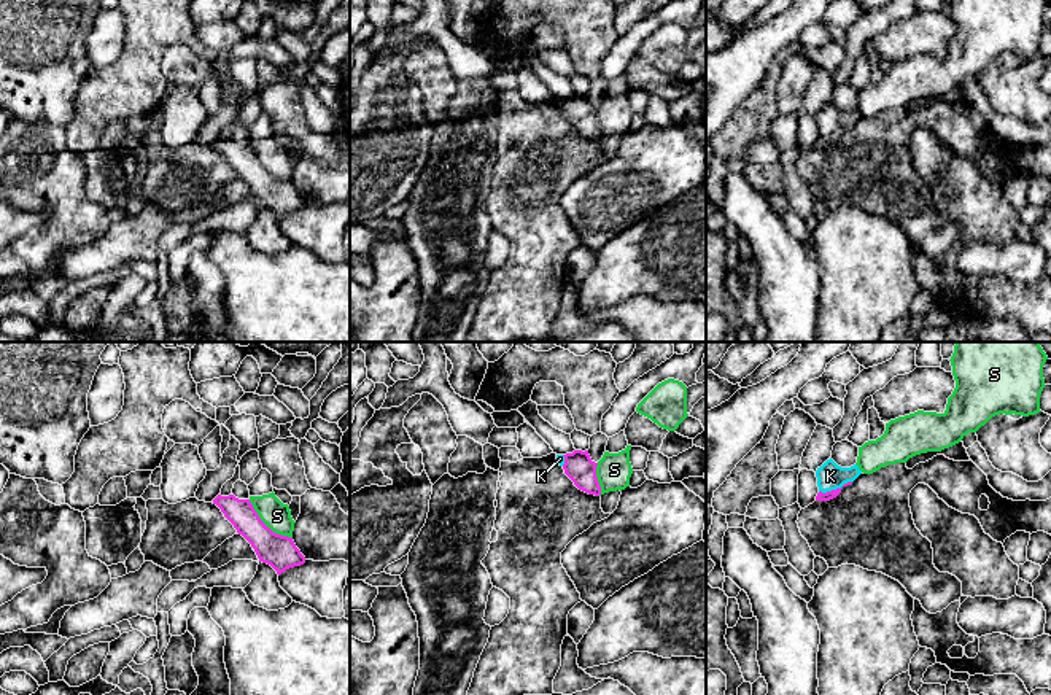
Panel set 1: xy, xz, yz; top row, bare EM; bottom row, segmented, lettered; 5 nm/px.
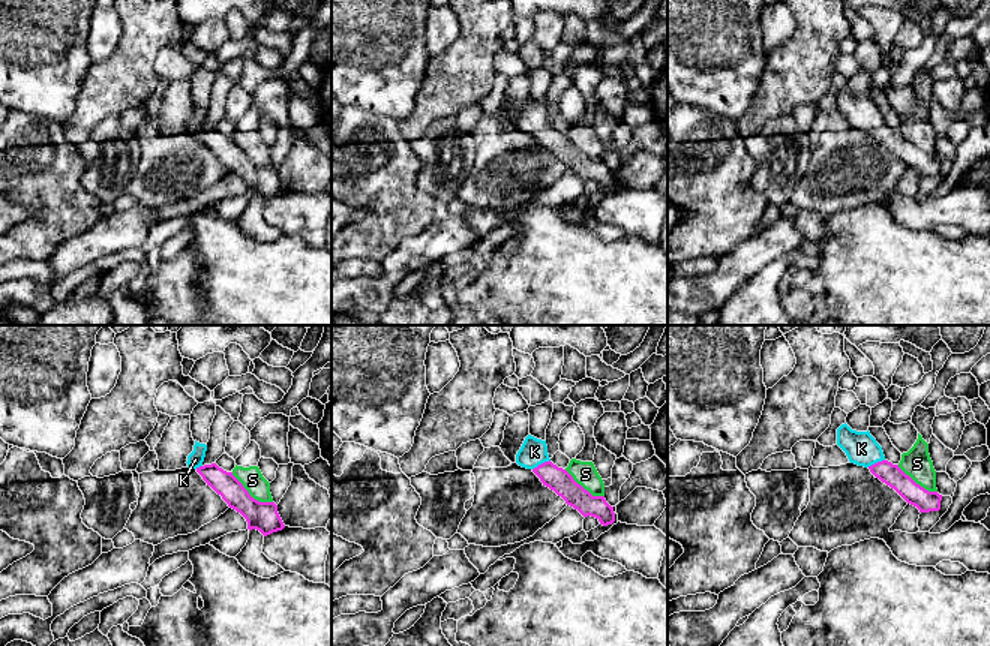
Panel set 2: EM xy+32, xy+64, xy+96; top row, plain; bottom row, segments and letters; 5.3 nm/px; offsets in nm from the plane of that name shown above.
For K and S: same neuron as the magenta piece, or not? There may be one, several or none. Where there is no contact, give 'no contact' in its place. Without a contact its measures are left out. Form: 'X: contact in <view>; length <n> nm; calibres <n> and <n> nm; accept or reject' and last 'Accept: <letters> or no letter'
K: contact in yz; length 180 nm; calibres 50 and 140 nm; accept
S: contact in xy; length 300 nm; calibres 170 and 140 nm; reject
Accept: K

